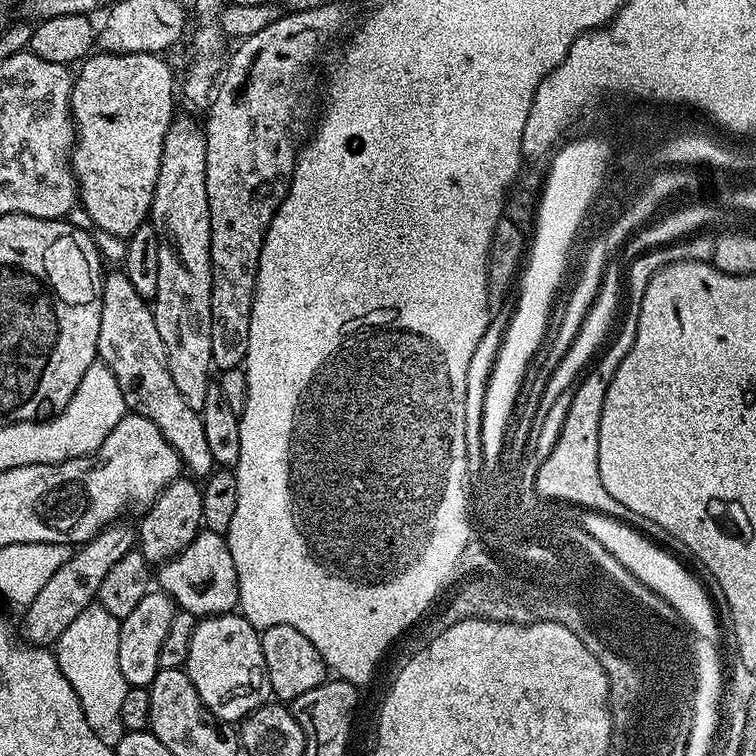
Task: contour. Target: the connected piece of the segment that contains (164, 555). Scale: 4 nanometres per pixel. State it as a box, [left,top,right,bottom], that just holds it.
[138,479,204,566]

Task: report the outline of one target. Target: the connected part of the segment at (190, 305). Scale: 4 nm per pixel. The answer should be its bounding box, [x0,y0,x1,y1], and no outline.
[150,115,213,410]

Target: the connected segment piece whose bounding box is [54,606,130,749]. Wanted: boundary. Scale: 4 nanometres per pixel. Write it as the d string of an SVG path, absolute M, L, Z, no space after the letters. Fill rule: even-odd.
M89 606L70 622L70 626L66 626L66 630L62 630L62 638L58 638L54 645L58 666L62 674L66 674L66 682L74 686L74 694L78 694L90 730L113 749L126 731L122 726L122 701L130 687L126 678L122 678L122 670L118 670L120 621L121 617L110 614L105 608Z

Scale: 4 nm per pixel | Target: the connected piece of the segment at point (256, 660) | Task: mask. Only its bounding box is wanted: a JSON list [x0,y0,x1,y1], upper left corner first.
[186,614,272,722]

